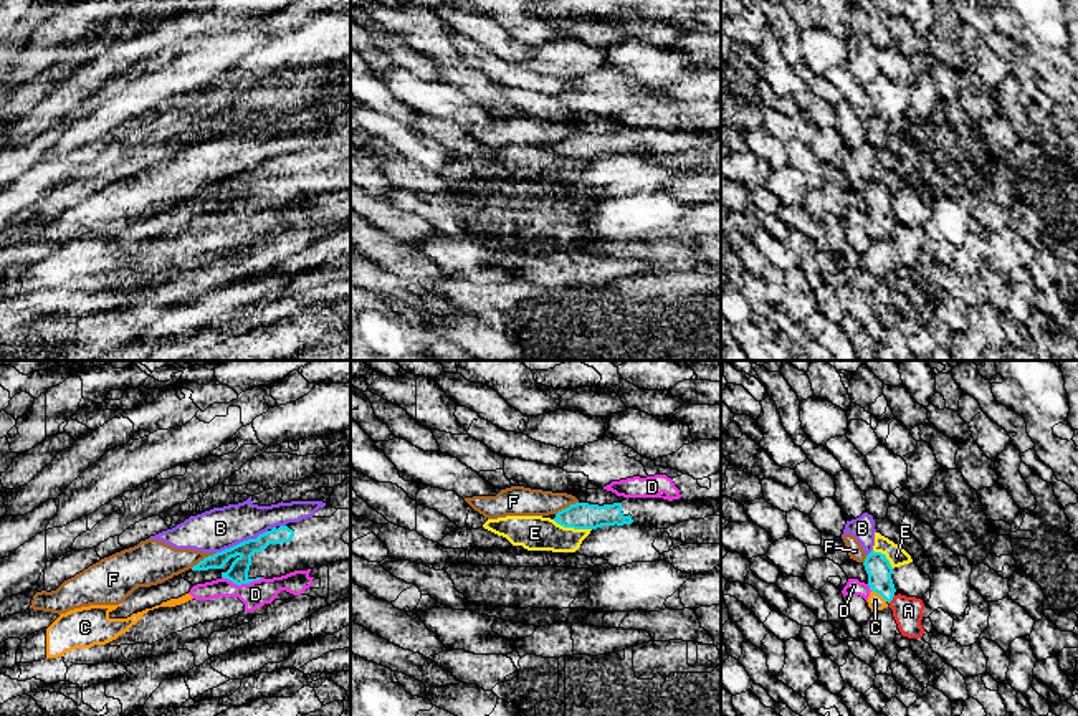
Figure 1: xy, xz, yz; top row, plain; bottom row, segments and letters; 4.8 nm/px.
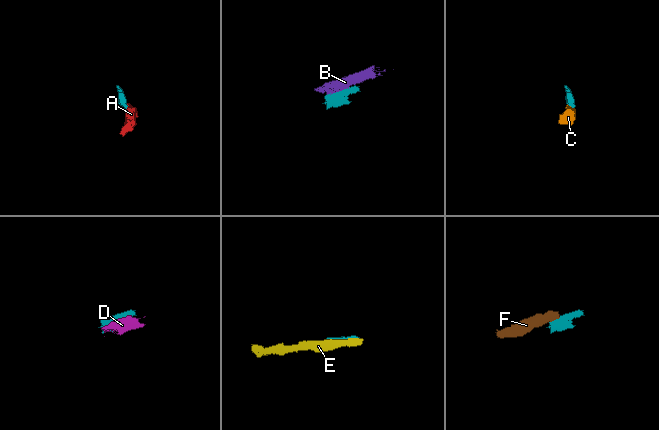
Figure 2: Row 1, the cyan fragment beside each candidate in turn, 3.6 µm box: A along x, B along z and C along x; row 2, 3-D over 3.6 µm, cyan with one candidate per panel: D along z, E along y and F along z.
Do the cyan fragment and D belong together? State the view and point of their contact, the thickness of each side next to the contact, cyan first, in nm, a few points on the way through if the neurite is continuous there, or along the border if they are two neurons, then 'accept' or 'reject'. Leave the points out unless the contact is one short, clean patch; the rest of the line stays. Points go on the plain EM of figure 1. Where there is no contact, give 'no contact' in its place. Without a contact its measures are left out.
xy (242, 212) | 100/130 nm | along xy (222, 205), (237, 214), (248, 214), (262, 207) | reject

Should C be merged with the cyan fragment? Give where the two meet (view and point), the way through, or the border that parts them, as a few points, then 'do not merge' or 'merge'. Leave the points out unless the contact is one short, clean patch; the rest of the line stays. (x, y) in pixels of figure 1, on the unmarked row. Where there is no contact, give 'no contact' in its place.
meets cyan in yz at (880, 224); runs through yz (877, 195), (880, 200), (880, 224), (875, 230); merge

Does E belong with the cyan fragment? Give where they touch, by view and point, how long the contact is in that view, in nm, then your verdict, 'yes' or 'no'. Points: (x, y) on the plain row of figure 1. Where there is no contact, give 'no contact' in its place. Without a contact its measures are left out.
xz (572, 156) | 200 nm | no

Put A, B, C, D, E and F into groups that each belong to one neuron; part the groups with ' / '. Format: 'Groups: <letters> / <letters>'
Groups: A / B F / C / D / E

